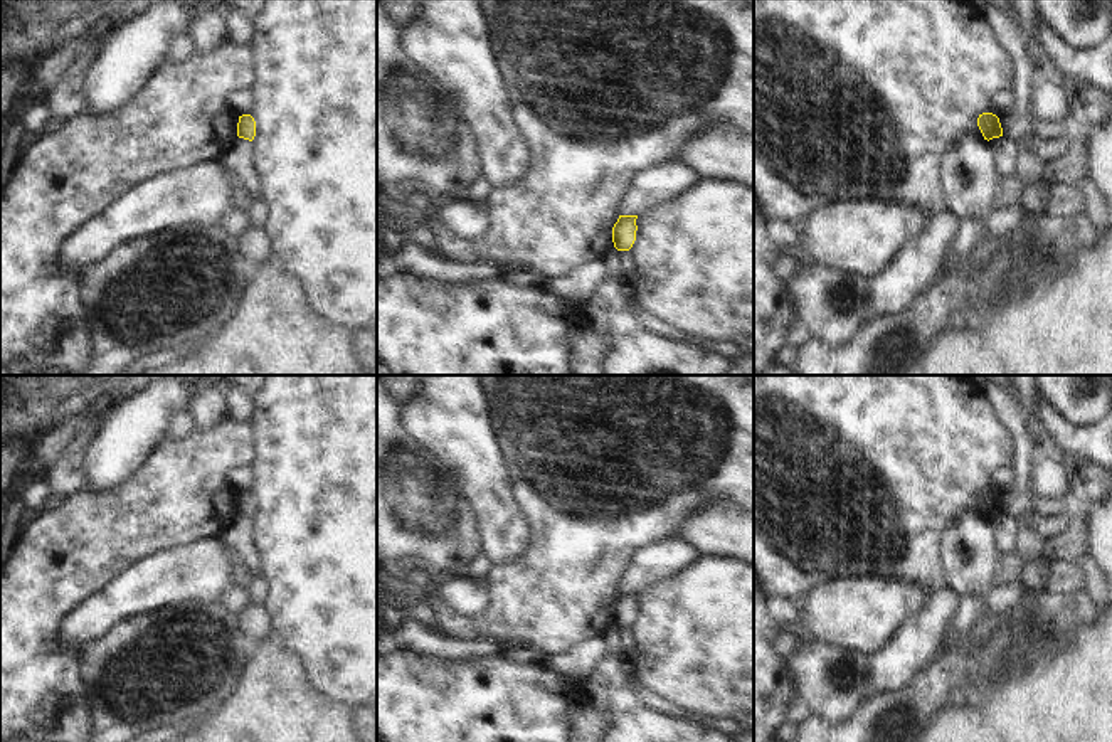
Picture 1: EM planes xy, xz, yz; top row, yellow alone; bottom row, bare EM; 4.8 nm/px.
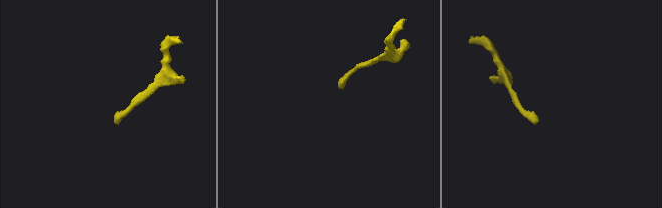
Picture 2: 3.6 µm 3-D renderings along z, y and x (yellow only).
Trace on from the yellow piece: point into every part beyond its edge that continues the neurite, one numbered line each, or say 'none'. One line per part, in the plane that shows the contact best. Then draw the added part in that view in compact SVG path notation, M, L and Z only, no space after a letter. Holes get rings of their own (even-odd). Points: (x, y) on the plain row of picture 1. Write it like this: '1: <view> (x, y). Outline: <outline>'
none.

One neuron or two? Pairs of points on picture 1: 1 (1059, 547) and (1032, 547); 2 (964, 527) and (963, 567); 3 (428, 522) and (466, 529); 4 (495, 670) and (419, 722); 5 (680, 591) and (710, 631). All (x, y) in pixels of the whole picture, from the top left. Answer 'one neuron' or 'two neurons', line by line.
1: two neurons
2: one neuron
3: one neuron
4: one neuron
5: one neuron

